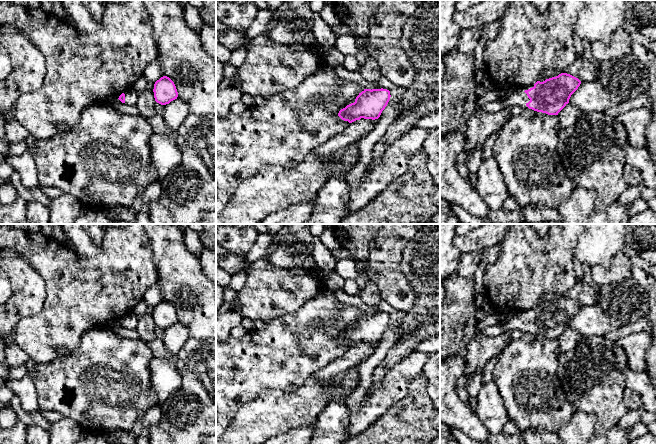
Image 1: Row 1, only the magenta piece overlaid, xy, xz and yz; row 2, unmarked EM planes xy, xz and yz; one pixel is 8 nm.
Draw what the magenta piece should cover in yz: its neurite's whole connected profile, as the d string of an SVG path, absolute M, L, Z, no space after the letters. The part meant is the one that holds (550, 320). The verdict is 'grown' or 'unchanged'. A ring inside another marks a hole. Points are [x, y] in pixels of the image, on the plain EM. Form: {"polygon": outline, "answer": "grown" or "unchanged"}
{"polygon": "M561 297L543 306L537 305L530 310L517 312L504 324L498 323L488 326L478 332L486 337L495 337L503 332L519 330L548 339L558 339L569 327L571 319L580 308L581 305L578 302L567 297Z", "answer": "grown"}

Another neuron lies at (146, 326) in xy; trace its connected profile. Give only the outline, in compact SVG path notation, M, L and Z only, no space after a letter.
M145 313L138 317L138 325L136 331L139 334L139 339L146 344L155 338L155 322L154 316L150 313Z

